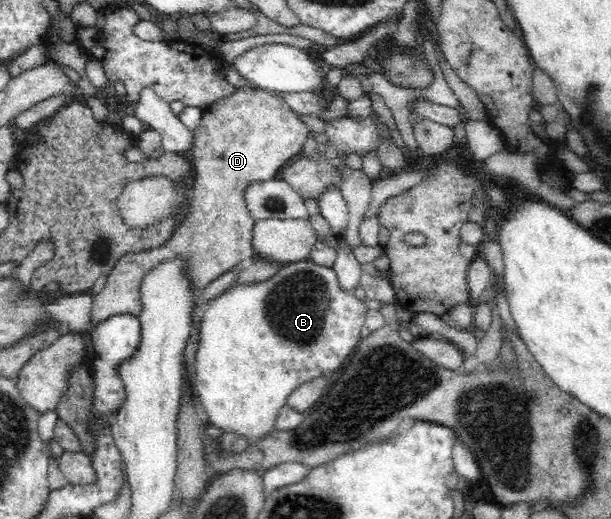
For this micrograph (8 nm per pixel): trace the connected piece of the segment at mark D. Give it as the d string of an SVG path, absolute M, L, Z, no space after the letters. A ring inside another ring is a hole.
M248 85L236 89L226 98L216 99L203 109L200 126L192 131L193 145L190 150L192 162L195 163L196 182L190 191L190 210L188 216L180 226L176 227L168 242L160 248L153 248L148 252L130 251L117 259L116 266L107 277L102 292L93 298L90 312L93 330L112 314L128 313L140 317L141 302L138 284L142 280L144 271L150 270L156 263L173 257L176 253L188 255L193 284L197 292L202 291L210 282L219 278L224 272L232 270L253 257L254 226L256 220L252 217L246 203L246 188L251 182L264 182L278 177L280 170L296 156L302 154L304 142L308 140L309 128L298 118L288 103L280 95L257 91Z

